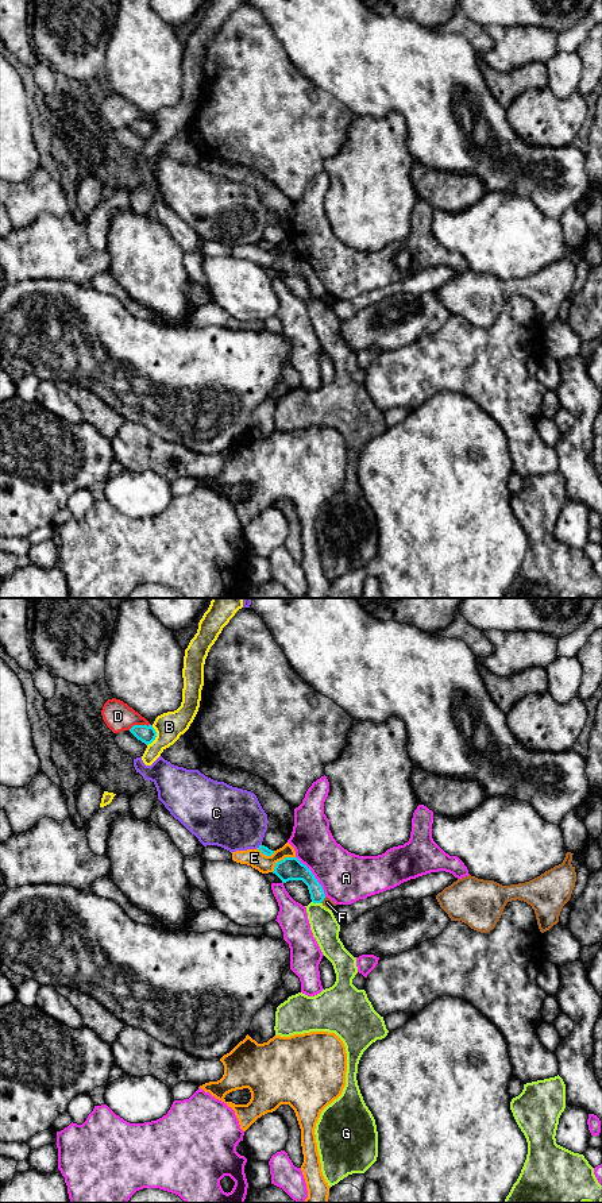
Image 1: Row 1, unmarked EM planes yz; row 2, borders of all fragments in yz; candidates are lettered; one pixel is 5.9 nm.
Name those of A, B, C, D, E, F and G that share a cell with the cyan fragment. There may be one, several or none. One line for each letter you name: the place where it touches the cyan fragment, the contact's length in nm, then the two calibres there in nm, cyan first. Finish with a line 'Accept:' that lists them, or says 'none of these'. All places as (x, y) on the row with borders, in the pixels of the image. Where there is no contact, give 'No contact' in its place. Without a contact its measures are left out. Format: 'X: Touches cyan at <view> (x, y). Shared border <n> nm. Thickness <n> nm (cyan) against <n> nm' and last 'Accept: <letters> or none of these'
Accept: none of these

